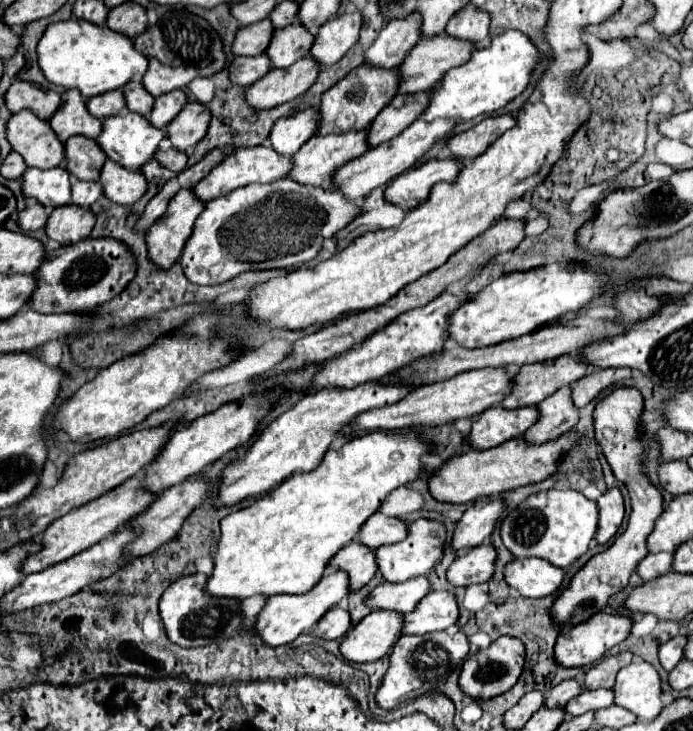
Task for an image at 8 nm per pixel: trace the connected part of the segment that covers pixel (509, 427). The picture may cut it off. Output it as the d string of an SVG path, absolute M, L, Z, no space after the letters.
M490 407L478 419L472 421L470 443L474 449L490 449L508 439L522 437L534 423L540 419L538 407L520 407L520 409L504 409Z

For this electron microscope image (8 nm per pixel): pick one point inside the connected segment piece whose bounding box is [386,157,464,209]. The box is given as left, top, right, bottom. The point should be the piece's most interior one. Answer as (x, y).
(413, 188)

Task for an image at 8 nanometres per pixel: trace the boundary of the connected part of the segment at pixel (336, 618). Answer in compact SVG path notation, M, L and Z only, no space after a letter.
M336 607L336 611L328 611L324 619L320 619L314 635L322 639L342 639L350 629L350 613L344 607Z

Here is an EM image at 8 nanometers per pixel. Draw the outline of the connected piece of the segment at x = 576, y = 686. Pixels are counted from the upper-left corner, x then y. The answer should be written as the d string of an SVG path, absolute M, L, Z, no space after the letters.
M568 679L562 681L560 685L556 685L550 693L546 693L546 707L566 707L566 703L570 699L574 699L576 695L580 695L584 691L584 687L576 681L576 679Z

